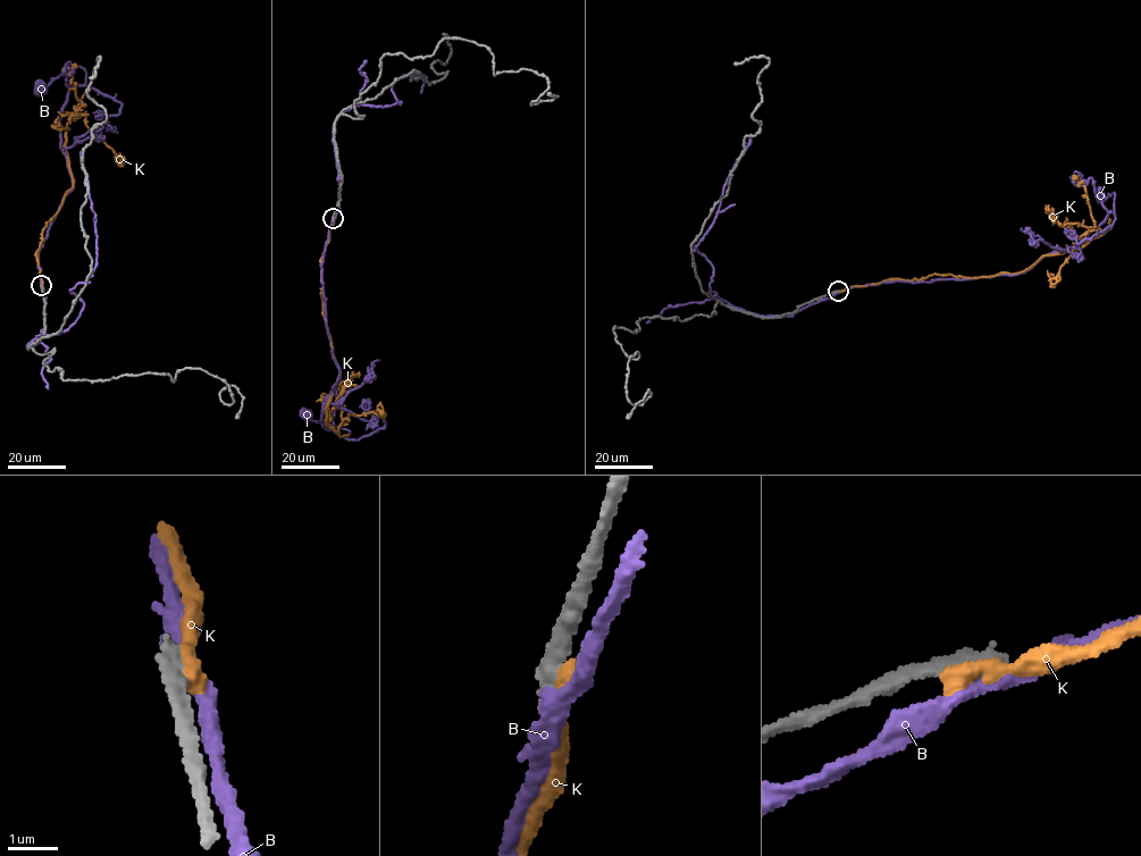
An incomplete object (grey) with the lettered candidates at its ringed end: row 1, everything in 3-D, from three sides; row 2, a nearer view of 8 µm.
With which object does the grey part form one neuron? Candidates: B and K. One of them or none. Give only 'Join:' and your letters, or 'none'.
Join: none

